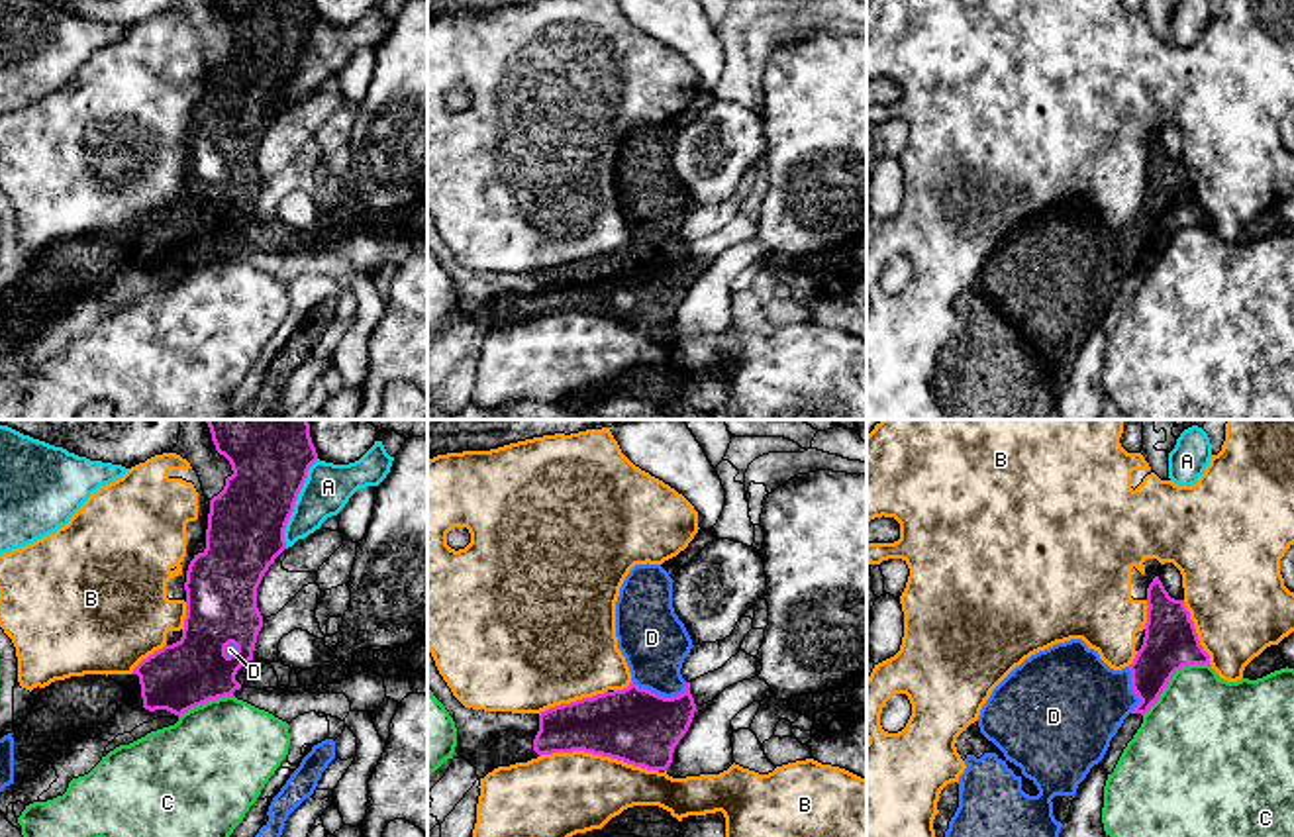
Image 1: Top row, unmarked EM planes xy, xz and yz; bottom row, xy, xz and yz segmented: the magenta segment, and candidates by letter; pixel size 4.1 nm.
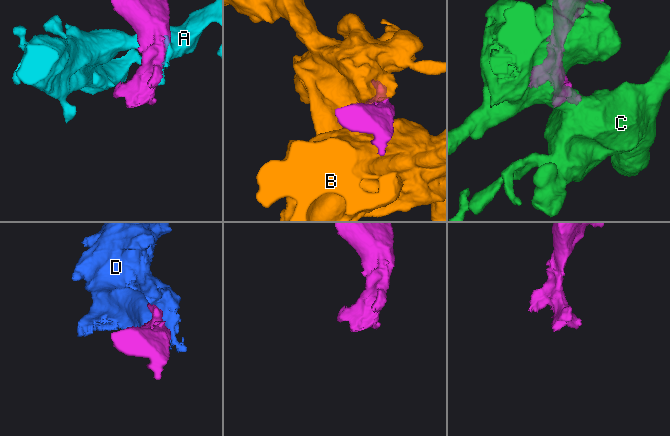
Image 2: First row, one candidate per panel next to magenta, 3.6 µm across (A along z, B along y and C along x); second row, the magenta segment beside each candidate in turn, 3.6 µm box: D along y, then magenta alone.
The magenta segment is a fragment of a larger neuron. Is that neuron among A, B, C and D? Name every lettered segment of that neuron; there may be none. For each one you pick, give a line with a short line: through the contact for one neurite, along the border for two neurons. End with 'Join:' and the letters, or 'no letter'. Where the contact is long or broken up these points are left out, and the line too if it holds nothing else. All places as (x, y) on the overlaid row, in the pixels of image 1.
Join: D

